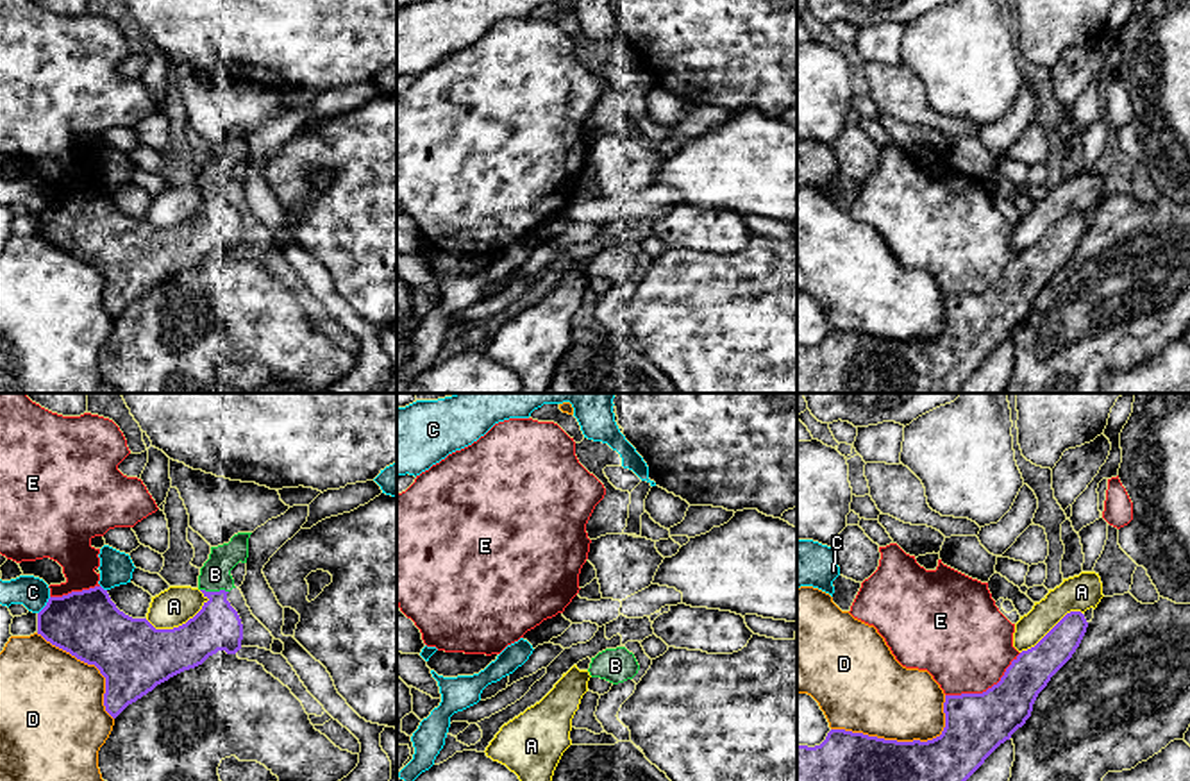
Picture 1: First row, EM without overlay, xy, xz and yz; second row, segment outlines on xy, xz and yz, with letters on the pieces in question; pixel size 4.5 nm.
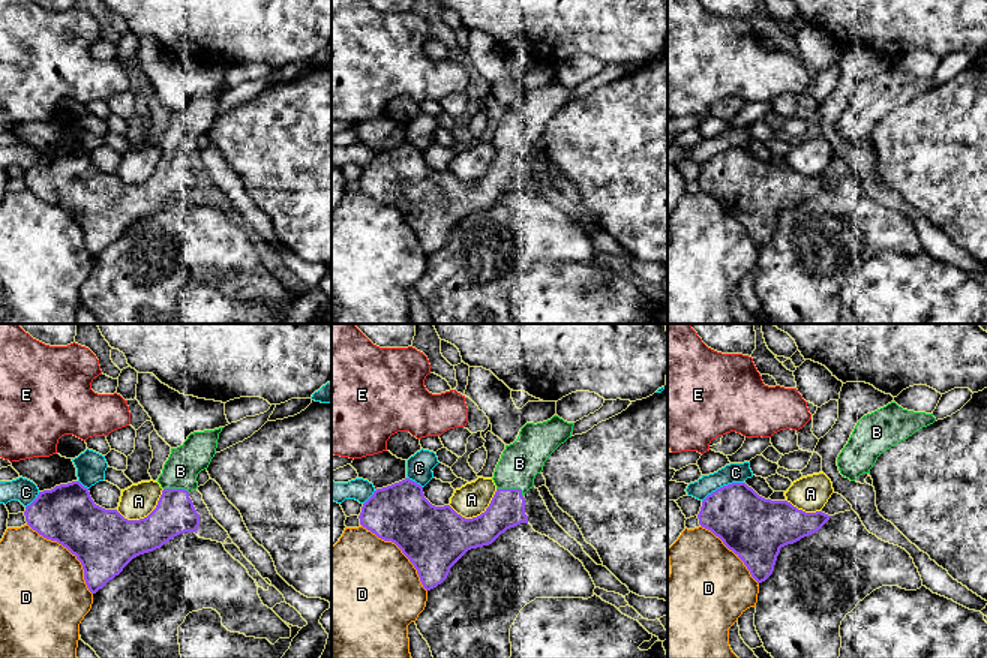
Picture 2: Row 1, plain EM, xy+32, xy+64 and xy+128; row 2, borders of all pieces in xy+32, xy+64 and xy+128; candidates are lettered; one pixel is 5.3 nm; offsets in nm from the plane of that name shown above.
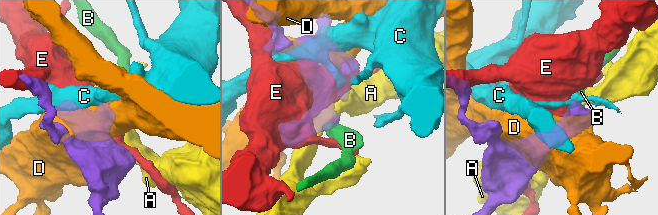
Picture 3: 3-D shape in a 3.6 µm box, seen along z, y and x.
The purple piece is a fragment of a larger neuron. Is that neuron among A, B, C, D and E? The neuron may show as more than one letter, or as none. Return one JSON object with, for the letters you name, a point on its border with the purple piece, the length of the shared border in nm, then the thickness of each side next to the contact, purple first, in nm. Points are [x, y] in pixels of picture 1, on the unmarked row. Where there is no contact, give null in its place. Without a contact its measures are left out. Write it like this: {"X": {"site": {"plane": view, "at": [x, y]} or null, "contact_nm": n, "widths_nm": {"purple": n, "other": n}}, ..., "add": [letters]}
{"B": {"site": {"plane": "xy", "at": [215, 192]}, "contact_nm": 130, "widths_nm": {"purple": 220, "other": 140}}, "add": ["B"]}

